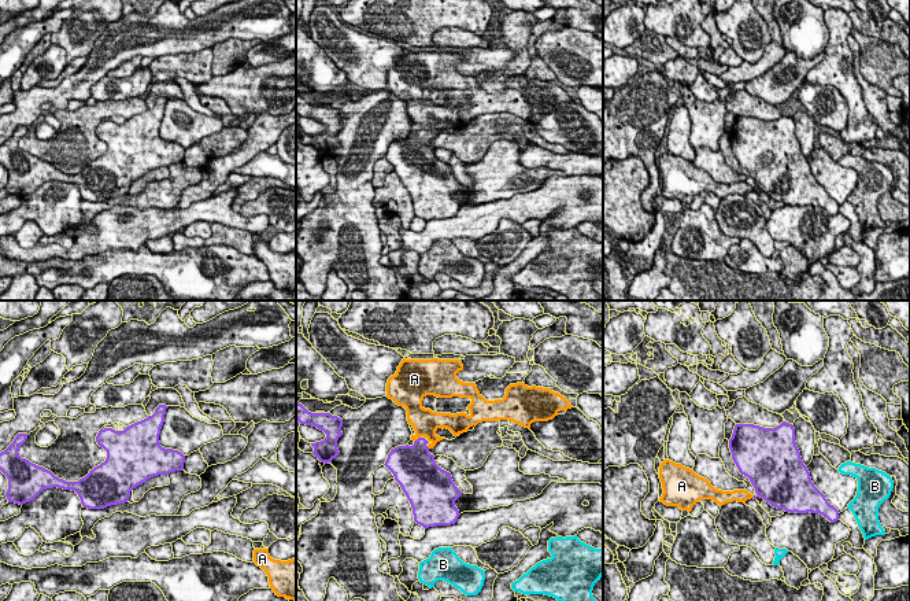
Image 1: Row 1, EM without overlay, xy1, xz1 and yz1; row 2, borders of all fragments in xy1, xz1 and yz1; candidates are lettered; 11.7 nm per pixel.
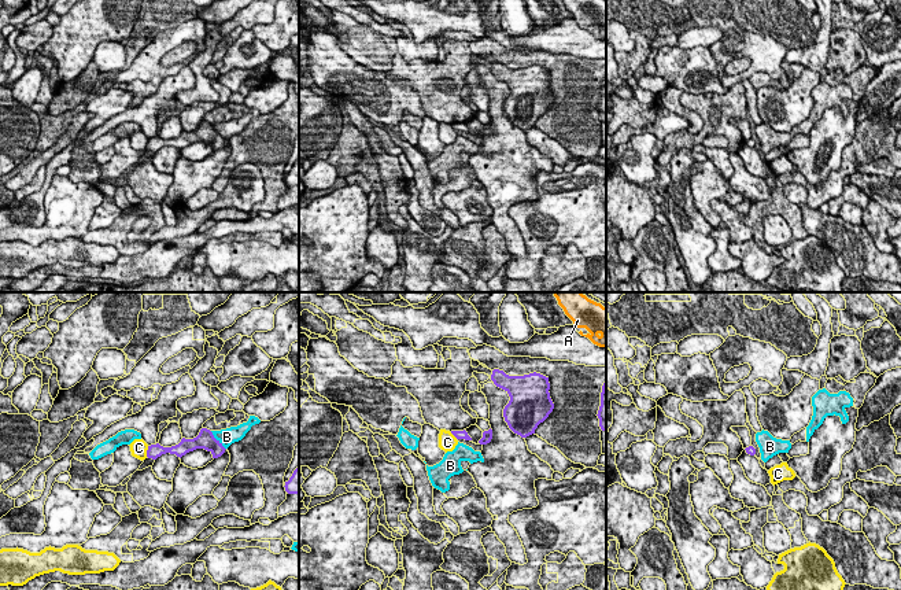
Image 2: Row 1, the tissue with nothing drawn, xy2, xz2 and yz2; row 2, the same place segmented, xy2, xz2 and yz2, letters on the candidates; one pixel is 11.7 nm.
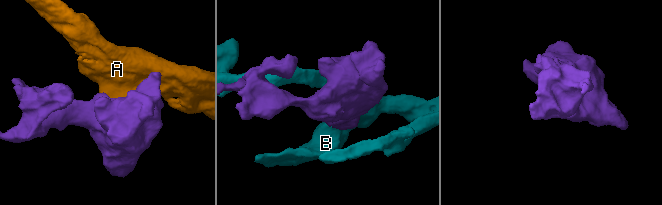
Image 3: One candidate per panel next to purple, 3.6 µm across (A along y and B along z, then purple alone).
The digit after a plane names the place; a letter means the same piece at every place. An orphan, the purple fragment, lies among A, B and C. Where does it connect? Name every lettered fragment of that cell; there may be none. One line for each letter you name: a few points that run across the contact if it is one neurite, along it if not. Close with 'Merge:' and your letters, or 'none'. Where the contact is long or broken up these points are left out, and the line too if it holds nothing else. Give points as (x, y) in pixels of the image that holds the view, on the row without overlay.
A: line xz1 (415, 152), (417, 132), (425, 115)
Merge: A

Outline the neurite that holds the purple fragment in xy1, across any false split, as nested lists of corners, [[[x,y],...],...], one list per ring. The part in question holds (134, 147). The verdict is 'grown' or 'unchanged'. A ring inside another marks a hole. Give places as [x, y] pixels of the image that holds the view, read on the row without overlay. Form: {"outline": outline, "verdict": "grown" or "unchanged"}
{"outline": [[[159,97],[152,108],[137,114],[123,123],[101,121],[96,134],[107,144],[107,151],[78,174],[66,174],[51,163],[22,151],[19,140],[27,126],[18,126],[0,145],[0,163],[8,172],[5,191],[23,198],[36,192],[47,181],[75,184],[84,200],[104,202],[129,193],[130,184],[158,167],[182,163],[185,148],[160,139],[159,128],[166,102]]], "verdict": "unchanged"}

